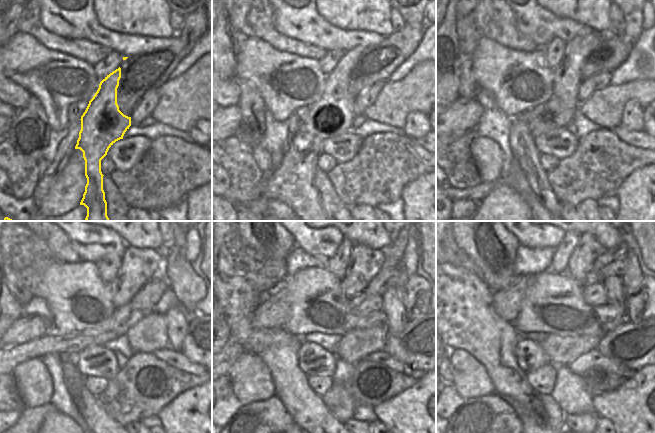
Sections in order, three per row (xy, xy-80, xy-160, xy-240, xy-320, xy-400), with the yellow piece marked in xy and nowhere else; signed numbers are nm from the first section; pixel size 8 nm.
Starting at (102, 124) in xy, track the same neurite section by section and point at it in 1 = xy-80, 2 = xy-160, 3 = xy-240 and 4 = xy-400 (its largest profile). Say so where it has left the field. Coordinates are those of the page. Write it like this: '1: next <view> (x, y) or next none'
1: next xy-80 (332, 114)
2: next xy-160 (559, 111)
3: next xy-240 (138, 266)
4: next xy-400 (580, 268)

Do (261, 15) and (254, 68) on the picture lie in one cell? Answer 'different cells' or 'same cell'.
different cells

